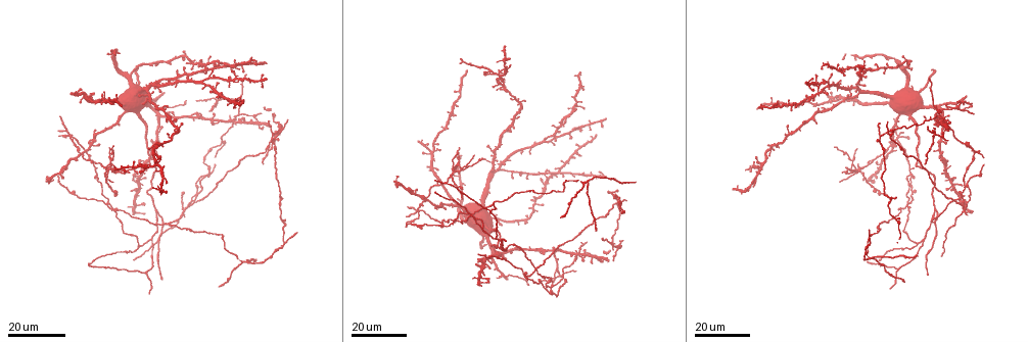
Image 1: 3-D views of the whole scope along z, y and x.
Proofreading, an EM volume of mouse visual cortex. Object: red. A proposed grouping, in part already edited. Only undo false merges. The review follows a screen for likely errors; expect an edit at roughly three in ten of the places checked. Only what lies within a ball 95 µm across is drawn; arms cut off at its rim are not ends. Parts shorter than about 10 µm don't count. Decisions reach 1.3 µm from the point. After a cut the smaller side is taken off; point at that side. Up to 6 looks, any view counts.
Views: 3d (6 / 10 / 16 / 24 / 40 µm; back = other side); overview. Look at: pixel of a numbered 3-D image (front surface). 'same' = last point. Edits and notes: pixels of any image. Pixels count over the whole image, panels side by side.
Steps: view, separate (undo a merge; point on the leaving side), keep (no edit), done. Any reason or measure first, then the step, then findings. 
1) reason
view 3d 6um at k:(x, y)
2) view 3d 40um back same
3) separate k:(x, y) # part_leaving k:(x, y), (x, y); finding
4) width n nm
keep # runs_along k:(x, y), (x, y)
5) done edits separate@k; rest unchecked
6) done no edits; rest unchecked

four arms meet
view 3d 24um at 1:(455, 221)

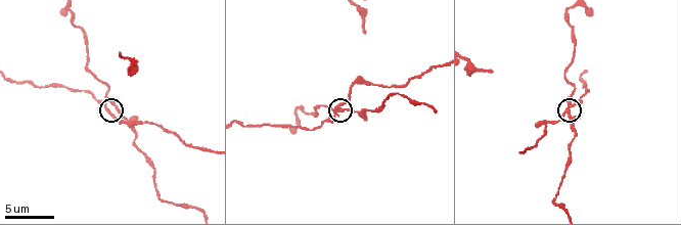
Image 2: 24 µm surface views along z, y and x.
view 3d 6um at 2:(347, 109)

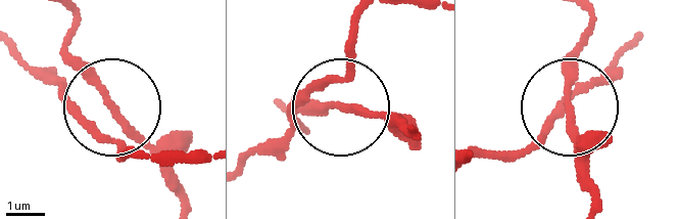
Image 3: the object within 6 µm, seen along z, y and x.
view 3d 6um back at 3:(567, 103)

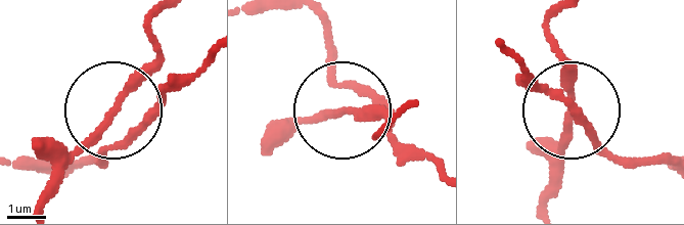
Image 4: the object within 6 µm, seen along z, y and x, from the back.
keep # runs_along 4:(45, 199), (152, 36); all the same neuron

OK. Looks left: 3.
three arms meet
view 3d 16um at 1:(934, 223)

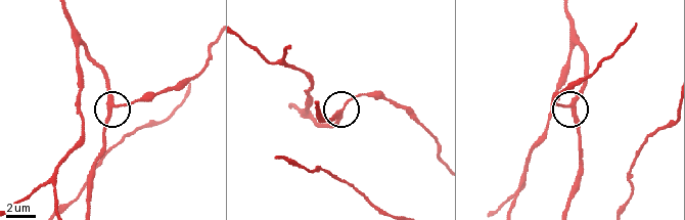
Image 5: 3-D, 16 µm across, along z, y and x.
view 3d 10um at 5:(342, 109)

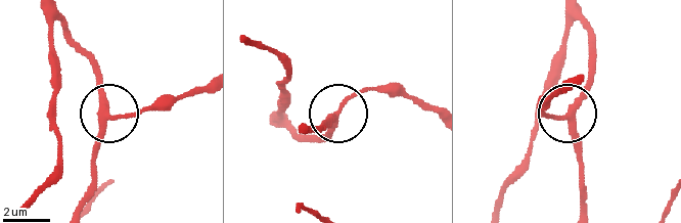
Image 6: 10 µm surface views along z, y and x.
arms 3
keep # runs_along 6:(273, 116), (297, 137), (324, 137), (335, 114), (324, 125); continuous, no second neuron

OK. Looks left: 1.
done no edits; rest unchecked

